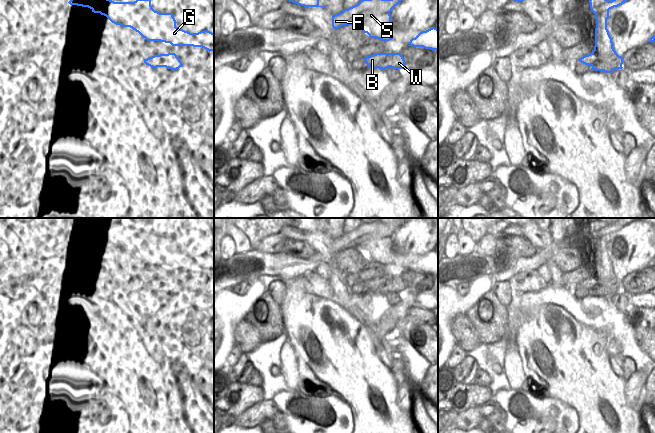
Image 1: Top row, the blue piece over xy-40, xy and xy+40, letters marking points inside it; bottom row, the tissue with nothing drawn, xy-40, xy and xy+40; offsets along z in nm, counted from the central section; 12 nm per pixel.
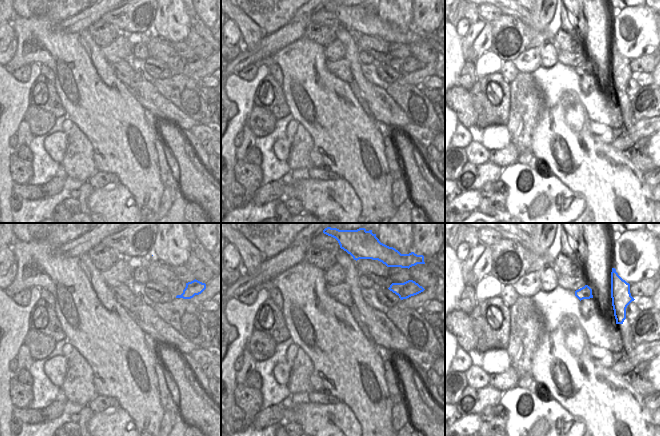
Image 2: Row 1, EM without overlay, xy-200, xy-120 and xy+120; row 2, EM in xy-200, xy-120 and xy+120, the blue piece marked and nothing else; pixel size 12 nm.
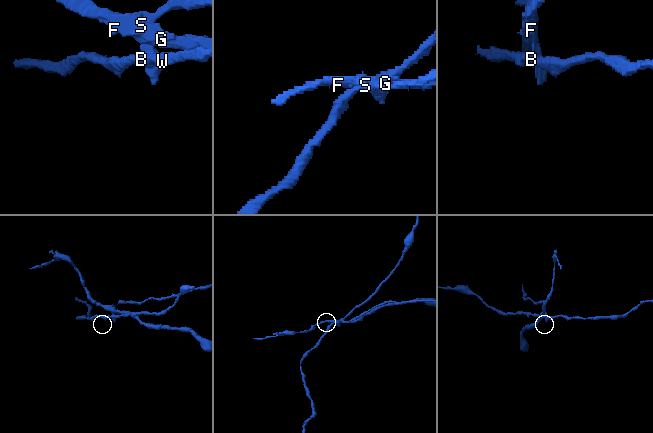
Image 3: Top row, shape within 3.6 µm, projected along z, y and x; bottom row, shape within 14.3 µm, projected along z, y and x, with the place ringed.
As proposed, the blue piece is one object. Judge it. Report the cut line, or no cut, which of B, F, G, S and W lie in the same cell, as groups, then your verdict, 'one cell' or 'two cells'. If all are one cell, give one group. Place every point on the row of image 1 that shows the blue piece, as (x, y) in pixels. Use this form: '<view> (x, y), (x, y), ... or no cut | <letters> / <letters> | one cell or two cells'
xy+40 (593, 50), (602, 61), (596, 66) | B W / F G S | two cells

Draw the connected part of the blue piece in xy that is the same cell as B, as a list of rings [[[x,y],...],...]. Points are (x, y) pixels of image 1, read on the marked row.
[[[376,53],[368,57],[364,57],[364,60],[369,68],[377,67],[379,69],[387,69],[389,67],[393,69],[405,69],[405,60],[400,53]]]

